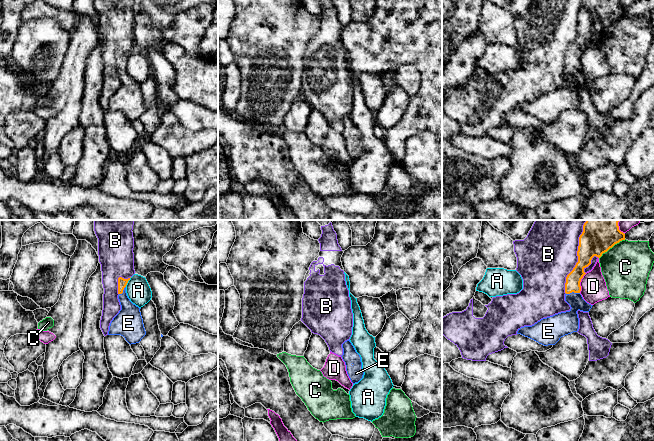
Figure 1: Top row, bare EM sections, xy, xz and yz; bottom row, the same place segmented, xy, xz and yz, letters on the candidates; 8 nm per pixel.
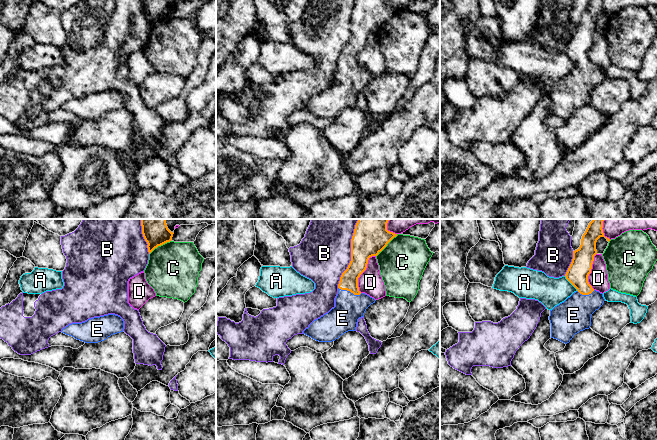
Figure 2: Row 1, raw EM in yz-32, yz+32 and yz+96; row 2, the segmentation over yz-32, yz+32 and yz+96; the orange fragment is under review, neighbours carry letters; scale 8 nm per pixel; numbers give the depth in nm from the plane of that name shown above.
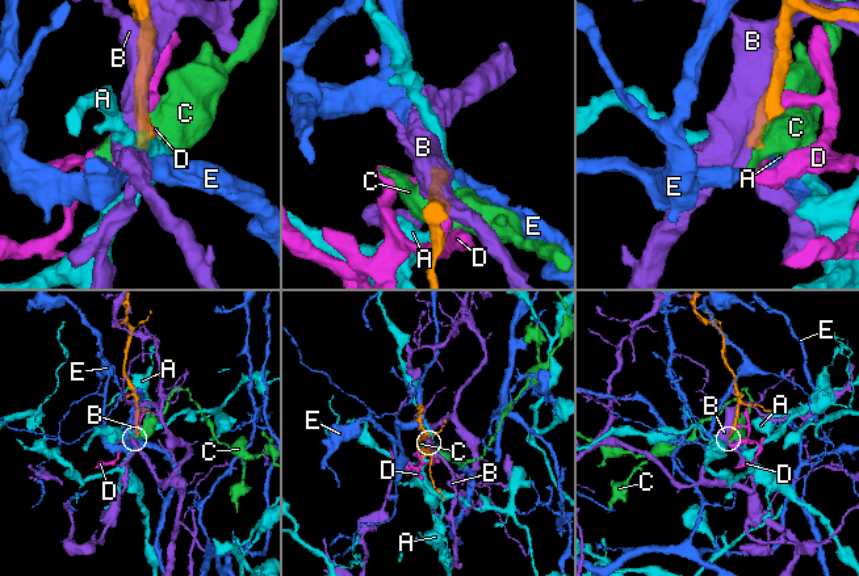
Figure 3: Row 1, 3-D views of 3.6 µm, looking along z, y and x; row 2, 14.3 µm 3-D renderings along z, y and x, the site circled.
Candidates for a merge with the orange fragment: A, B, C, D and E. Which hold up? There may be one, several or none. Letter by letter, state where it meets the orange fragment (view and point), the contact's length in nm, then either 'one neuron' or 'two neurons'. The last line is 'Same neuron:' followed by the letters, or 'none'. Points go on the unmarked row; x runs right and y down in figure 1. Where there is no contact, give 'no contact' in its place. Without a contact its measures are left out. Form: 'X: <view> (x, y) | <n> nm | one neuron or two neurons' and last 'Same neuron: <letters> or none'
A: xy (127, 58) | 90 nm | two neurons
B: yz (578, 35) | 600 nm | two neurons
C: yz (611, 23) | 260 nm | two neurons
D: yz (579, 59) | 170 nm | two neurons
E: yz (572, 67) | 110 nm | one neuron
Same neuron: E

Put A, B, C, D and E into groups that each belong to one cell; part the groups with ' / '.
A / B / C / D / E

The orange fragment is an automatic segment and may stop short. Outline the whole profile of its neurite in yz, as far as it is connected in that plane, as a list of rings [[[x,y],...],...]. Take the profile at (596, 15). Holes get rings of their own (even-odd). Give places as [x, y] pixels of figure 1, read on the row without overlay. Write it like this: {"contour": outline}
{"contour": [[[584,0],[579,13],[578,38],[567,51],[565,59],[565,77],[571,85],[543,94],[532,102],[521,103],[517,110],[548,122],[555,121],[565,111],[577,108],[579,105],[577,87],[589,88],[593,82],[580,70],[580,58],[586,50],[584,45],[591,40],[594,32],[600,34],[622,16],[625,16],[625,10],[619,6],[618,0]]]}

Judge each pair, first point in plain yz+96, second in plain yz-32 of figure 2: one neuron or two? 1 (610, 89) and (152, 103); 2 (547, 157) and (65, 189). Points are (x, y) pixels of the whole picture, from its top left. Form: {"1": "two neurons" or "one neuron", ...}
{"1": "one neuron", "2": "one neuron"}

